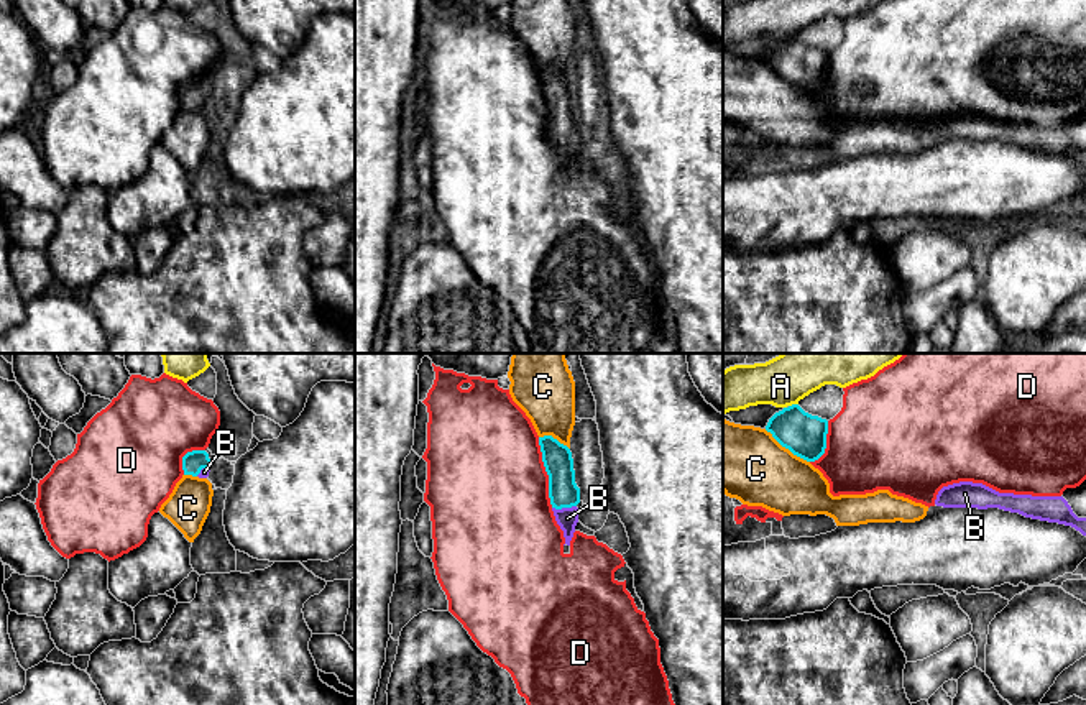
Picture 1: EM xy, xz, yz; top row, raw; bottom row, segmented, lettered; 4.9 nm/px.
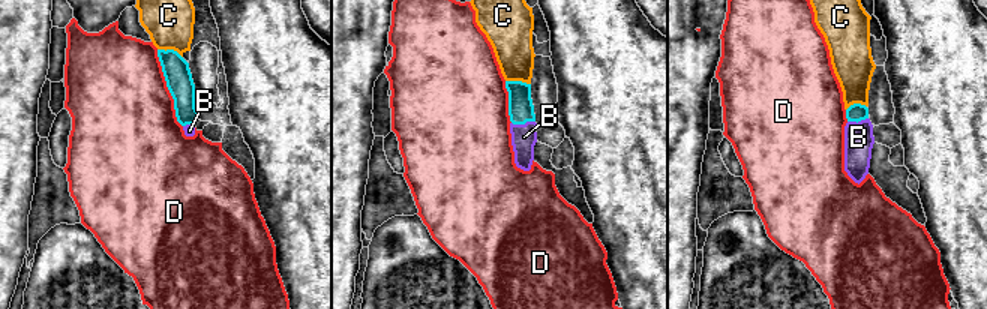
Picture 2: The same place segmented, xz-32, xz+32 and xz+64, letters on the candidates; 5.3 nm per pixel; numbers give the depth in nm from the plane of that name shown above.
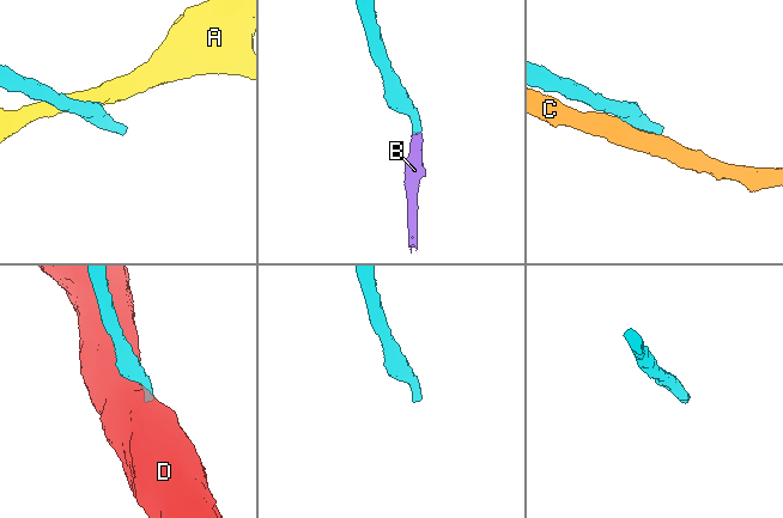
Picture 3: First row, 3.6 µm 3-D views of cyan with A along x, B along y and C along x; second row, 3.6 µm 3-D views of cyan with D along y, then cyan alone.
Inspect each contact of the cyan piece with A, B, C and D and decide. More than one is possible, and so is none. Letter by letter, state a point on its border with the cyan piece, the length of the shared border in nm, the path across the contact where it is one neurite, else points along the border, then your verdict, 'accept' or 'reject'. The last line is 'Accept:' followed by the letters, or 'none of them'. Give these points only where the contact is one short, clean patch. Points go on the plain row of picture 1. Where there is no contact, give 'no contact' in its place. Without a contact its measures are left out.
A: yz (792, 36) | 50 nm | reject
B: xz (564, 138) | 120 nm | across xz (557, 91), (564, 138), (567, 150) | accept
C: yz (787, 79) | 280 nm | reject
D: xz (546, 102) | 360 nm | reject
Accept: B

